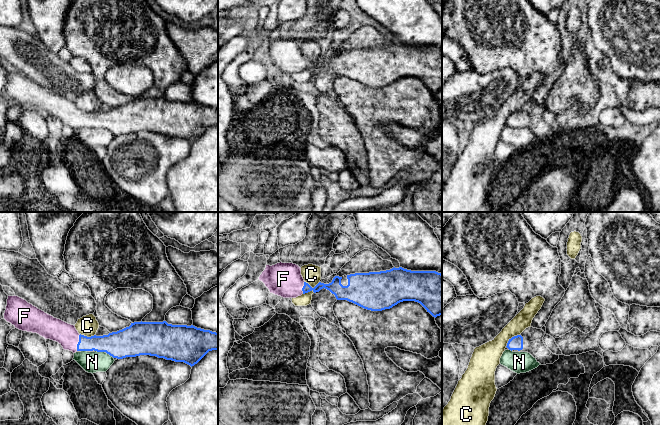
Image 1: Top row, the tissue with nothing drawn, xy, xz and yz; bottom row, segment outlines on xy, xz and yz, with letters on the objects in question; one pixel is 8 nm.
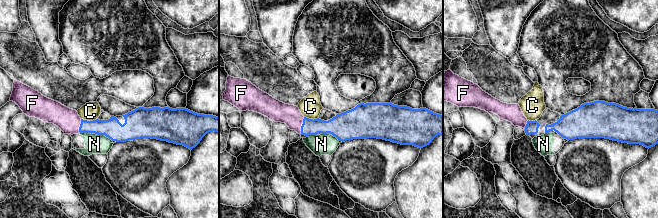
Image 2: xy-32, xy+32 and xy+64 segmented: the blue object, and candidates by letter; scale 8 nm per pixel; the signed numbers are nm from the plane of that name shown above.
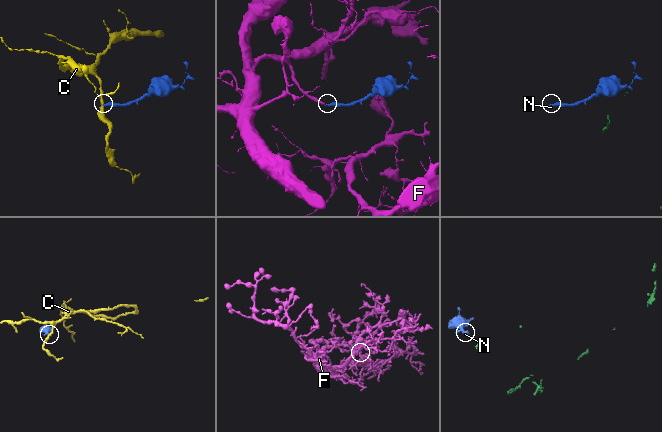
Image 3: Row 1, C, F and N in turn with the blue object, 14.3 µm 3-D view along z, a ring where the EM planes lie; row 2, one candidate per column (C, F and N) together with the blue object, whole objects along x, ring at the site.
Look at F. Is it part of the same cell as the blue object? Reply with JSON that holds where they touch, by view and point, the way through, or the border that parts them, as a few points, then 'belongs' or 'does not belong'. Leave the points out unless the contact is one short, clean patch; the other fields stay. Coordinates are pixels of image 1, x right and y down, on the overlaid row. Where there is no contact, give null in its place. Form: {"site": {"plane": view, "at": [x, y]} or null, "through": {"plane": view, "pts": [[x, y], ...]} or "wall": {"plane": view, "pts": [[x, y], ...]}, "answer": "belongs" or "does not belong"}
{"site": {"plane": "xy", "at": [78, 342]}, "through": {"plane": "xy", "pts": [[109, 343], [78, 342], [51, 328]]}, "answer": "belongs"}

